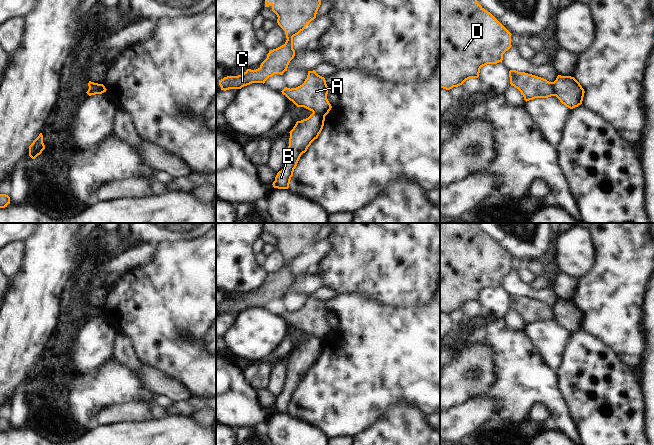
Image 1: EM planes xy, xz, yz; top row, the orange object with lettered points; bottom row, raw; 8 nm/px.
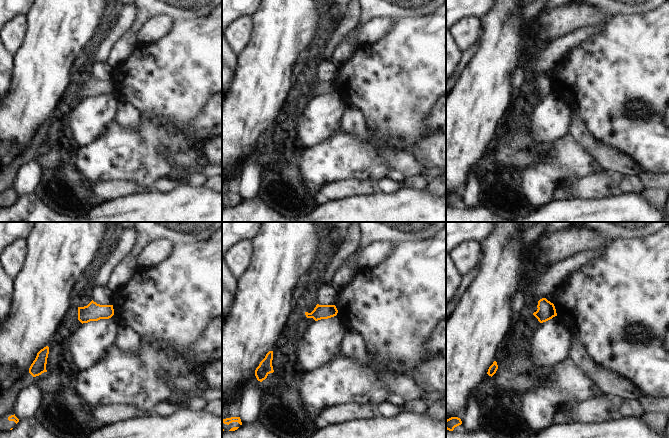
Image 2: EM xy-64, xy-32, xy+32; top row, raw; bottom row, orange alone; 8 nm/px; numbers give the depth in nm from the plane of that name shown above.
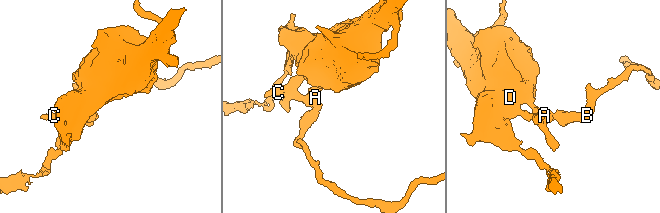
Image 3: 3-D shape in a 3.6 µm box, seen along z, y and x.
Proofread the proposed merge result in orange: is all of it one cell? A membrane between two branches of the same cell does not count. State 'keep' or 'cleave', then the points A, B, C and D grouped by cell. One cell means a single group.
cleave; groups A C D / B

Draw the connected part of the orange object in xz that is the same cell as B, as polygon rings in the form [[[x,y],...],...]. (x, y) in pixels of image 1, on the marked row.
[[[312,113],[308,118],[297,121],[289,132],[288,156],[285,166],[279,171],[273,182],[273,187],[288,189],[294,169],[303,153],[311,143],[318,138],[324,126],[325,116]]]

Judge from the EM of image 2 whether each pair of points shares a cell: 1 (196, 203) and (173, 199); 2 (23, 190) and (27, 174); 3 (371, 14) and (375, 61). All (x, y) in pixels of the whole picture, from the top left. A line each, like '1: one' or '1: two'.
1: one
2: one
3: two

